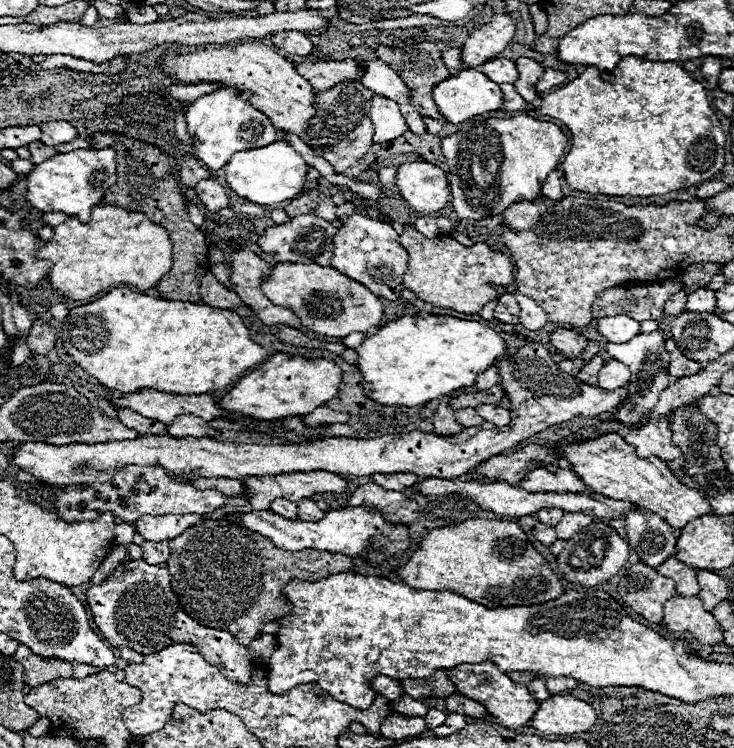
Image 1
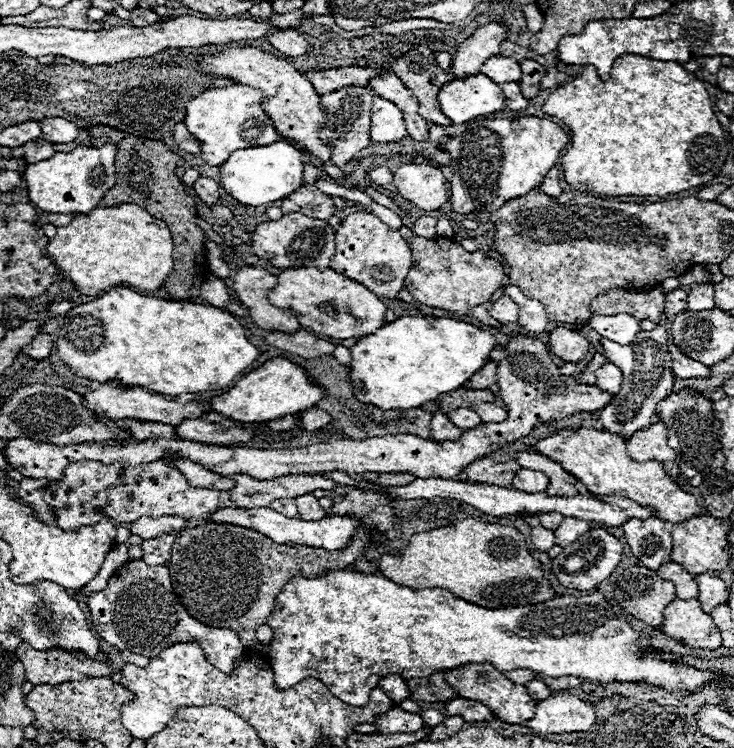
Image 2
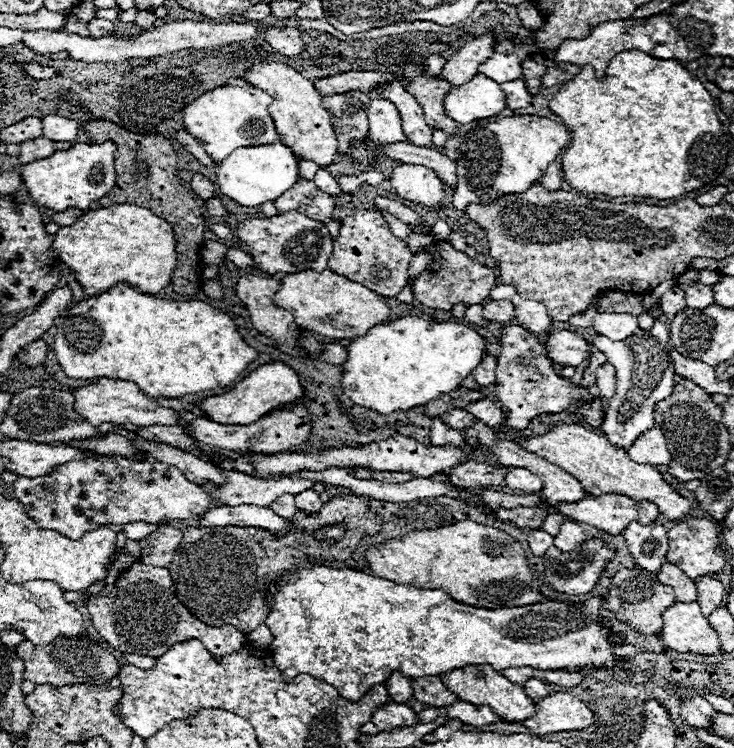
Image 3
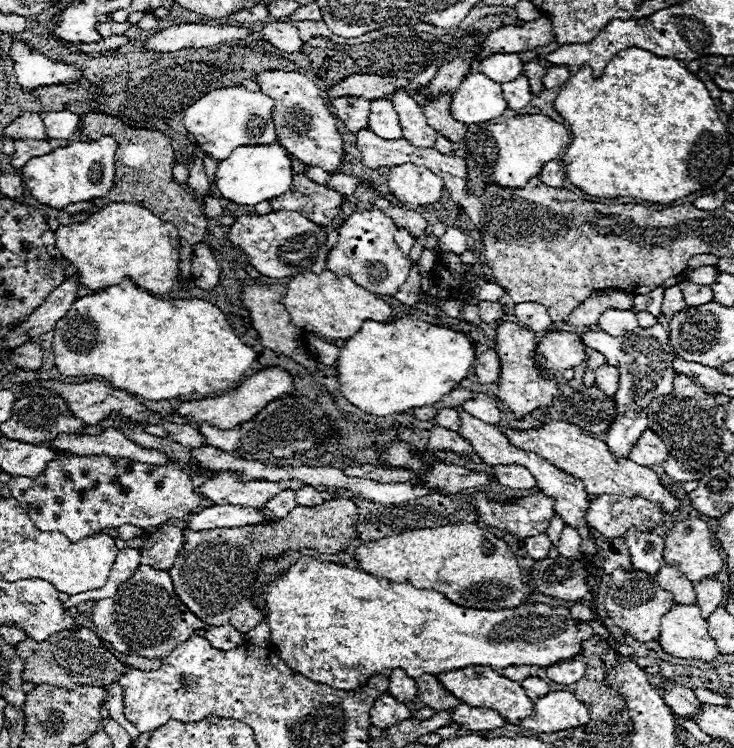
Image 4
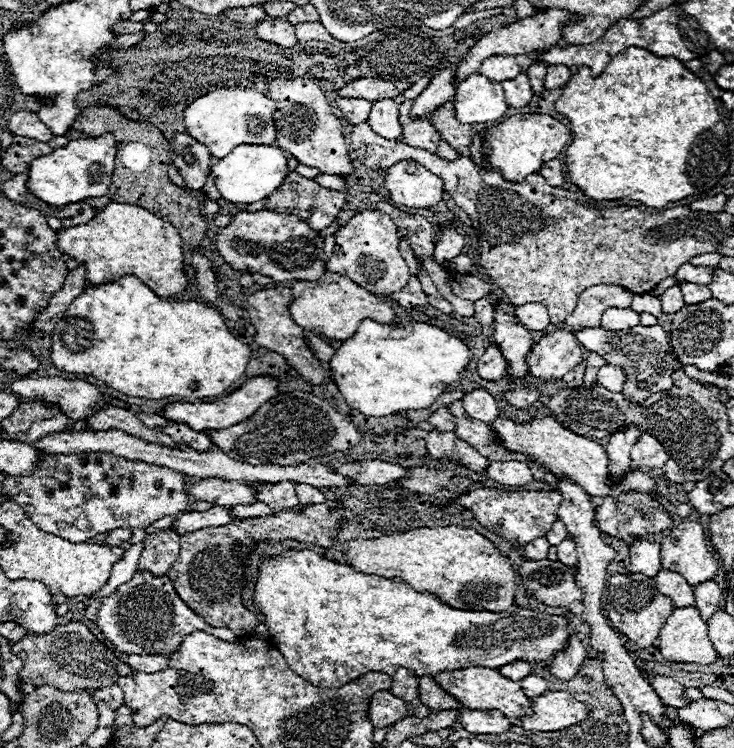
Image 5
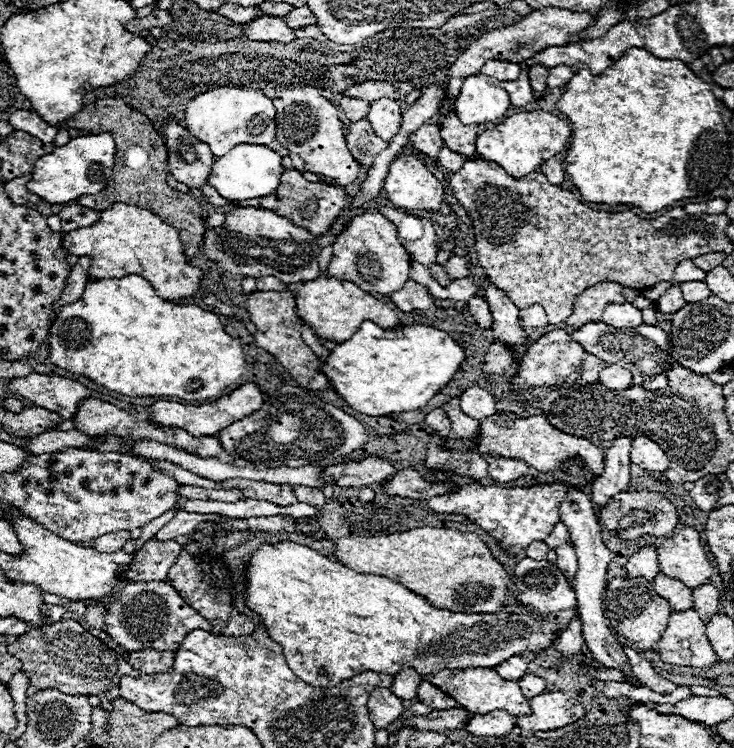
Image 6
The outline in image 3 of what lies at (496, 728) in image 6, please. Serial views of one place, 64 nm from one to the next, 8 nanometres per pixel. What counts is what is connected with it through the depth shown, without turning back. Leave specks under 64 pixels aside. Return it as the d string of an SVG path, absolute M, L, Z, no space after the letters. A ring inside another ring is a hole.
M462 700L454 702L452 706L448 706L448 716L450 718L458 718L464 724L470 724L470 726L484 726L484 724L494 724L494 722L500 720L498 716L494 716L492 708L476 706L476 704L462 702Z

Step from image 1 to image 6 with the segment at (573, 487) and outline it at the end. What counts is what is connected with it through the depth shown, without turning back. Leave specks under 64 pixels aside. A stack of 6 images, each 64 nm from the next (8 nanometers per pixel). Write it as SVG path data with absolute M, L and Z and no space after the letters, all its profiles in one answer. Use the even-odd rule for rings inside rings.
M496 458L488 466L488 476L496 482L514 482L530 474L530 466L514 458Z

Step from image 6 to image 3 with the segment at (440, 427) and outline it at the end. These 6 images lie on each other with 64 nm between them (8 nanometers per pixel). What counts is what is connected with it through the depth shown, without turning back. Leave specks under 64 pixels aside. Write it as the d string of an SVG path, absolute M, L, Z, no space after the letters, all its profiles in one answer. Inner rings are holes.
M454 408L454 410L446 412L446 414L442 414L442 420L446 424L450 424L452 428L456 428L456 430L464 430L464 428L472 426L472 422L476 420L476 416L472 416L470 412L466 412L462 408Z

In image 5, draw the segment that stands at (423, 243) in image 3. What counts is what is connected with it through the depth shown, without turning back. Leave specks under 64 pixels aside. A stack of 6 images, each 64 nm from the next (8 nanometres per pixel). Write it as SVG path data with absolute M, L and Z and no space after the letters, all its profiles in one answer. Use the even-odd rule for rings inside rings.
M415 258L415 261L420 267L418 278L421 282L423 291L428 297L428 302L442 312L451 314L453 312L452 305L440 294L436 286L433 284L430 276L426 273L424 267L422 266L421 259Z

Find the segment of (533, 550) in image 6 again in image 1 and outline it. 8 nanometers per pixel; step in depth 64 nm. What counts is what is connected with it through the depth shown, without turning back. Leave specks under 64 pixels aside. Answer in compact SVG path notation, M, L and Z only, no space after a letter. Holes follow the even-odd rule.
M536 524L534 526L534 534L536 534L536 538L544 544L544 546L550 546L554 540L556 540L556 530L554 530L554 526L548 526L548 524Z

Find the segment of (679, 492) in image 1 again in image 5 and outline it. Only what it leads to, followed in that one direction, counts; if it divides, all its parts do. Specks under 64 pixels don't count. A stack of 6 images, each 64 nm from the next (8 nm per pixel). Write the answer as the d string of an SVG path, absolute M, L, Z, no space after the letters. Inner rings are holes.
M498 416L494 422L490 422L490 426L498 432L498 438L506 444L506 448L512 448L512 452L526 452L528 456L534 456L534 460L538 460L538 464L544 464L546 468L550 468L558 474L570 476L590 496L618 496L618 494L626 494L626 492L642 492L642 494L654 496L652 490L656 488L656 482L650 474L630 466L626 476L618 484L614 484L608 476L610 462L608 462L606 448L590 438L570 432L568 428L564 428L560 422L556 422L552 418L534 420L530 424L516 424L508 418Z

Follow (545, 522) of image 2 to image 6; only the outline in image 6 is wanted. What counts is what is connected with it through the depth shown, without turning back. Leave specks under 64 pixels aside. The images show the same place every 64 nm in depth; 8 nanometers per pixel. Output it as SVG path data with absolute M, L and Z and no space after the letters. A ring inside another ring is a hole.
M558 522L544 542L546 542L550 548L558 548L558 546L562 546L562 544L568 542L568 540L570 540L570 532L568 532L568 528L566 528L562 522Z

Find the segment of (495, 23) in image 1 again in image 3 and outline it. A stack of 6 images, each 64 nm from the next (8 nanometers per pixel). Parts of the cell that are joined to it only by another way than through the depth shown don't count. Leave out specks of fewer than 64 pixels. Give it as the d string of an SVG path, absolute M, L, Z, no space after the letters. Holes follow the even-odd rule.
M492 30L466 42L444 66L440 76L446 76L450 84L466 84L478 74L478 66L494 54L496 34Z

